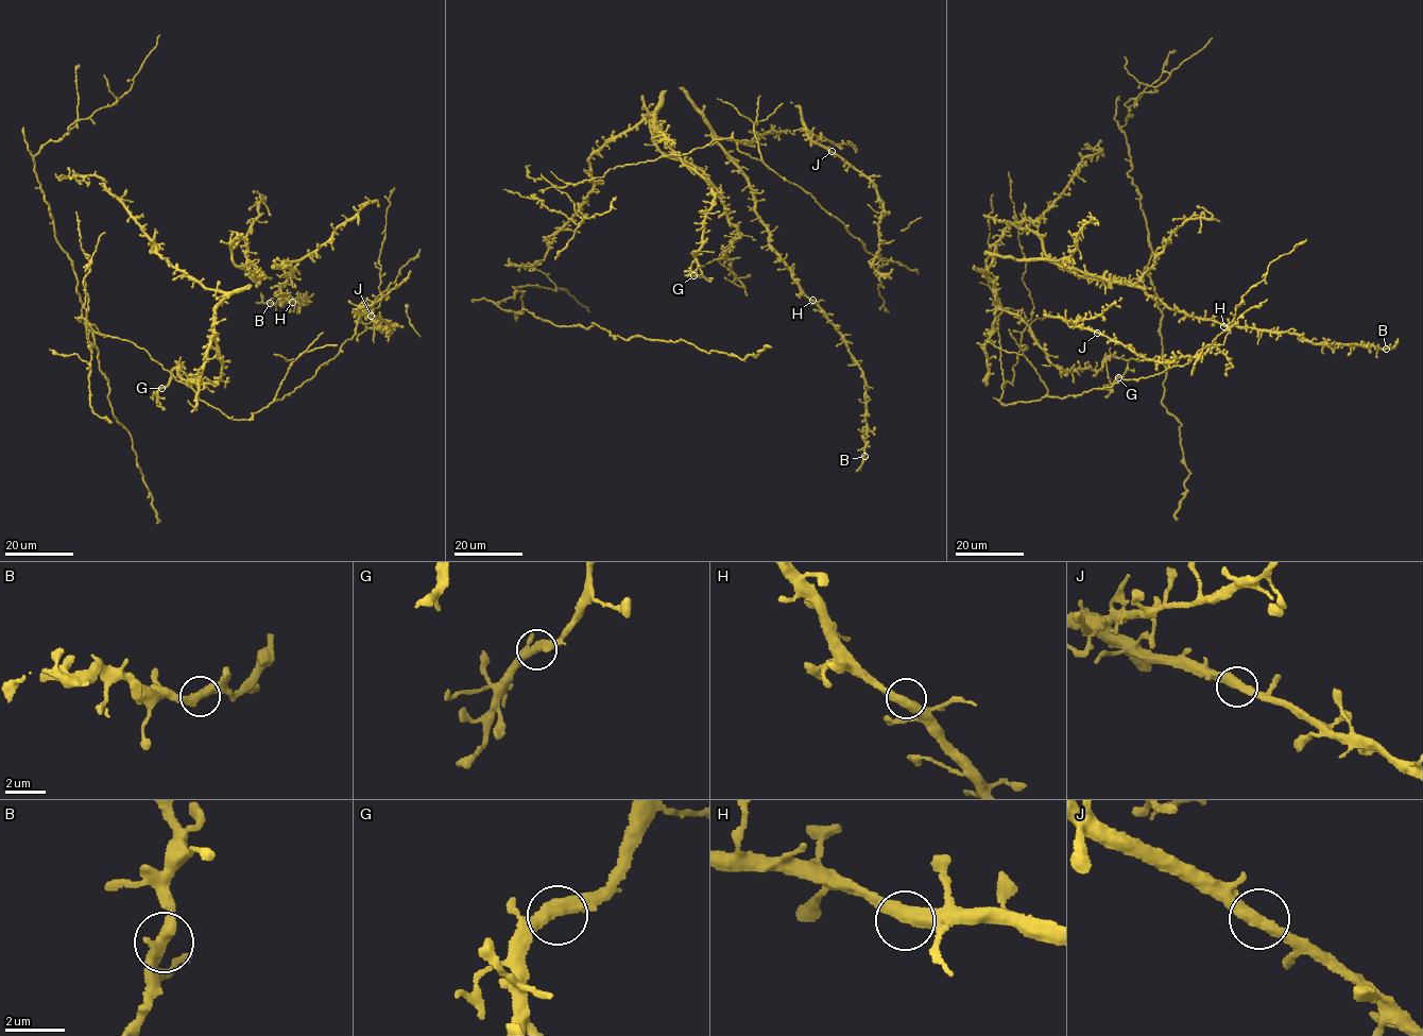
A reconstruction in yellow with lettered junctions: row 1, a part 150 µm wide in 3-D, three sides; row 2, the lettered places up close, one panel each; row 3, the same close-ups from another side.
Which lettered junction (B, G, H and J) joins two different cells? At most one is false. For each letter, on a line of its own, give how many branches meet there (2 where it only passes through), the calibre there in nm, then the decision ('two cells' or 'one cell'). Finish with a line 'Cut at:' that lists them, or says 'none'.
B: branches 2; calibre 400 nm; one cell
G: branches 2; calibre 400 nm; one cell
H: branches 2; calibre 420 nm; one cell
J: branches 2; calibre 420 nm; one cell
Cut at: none

